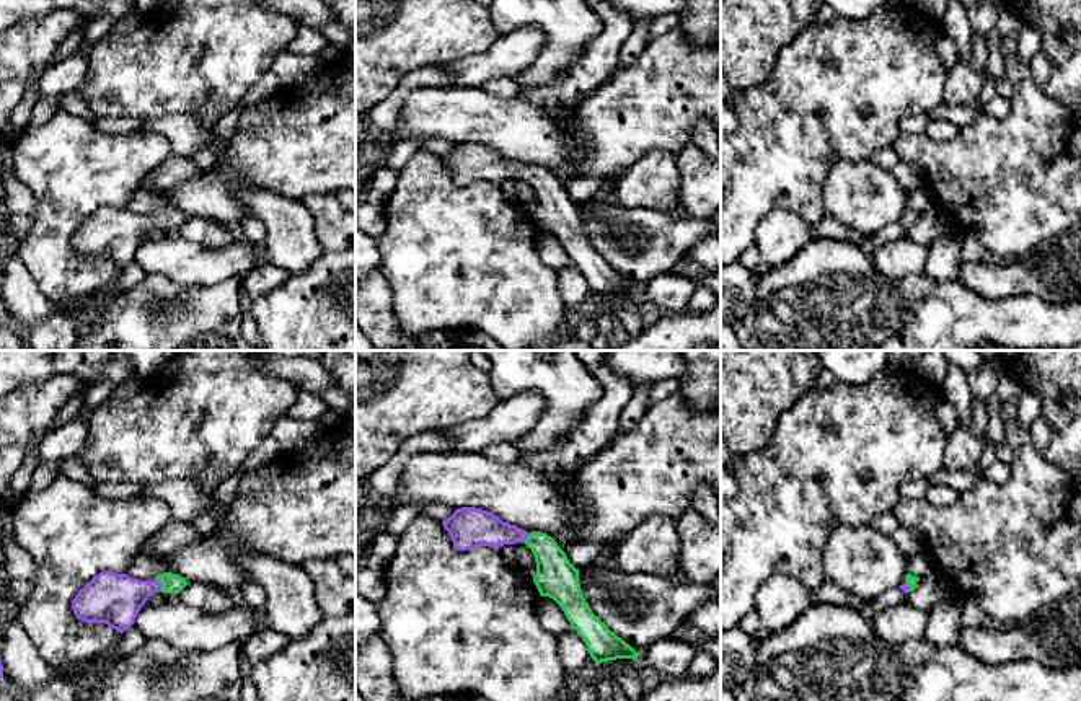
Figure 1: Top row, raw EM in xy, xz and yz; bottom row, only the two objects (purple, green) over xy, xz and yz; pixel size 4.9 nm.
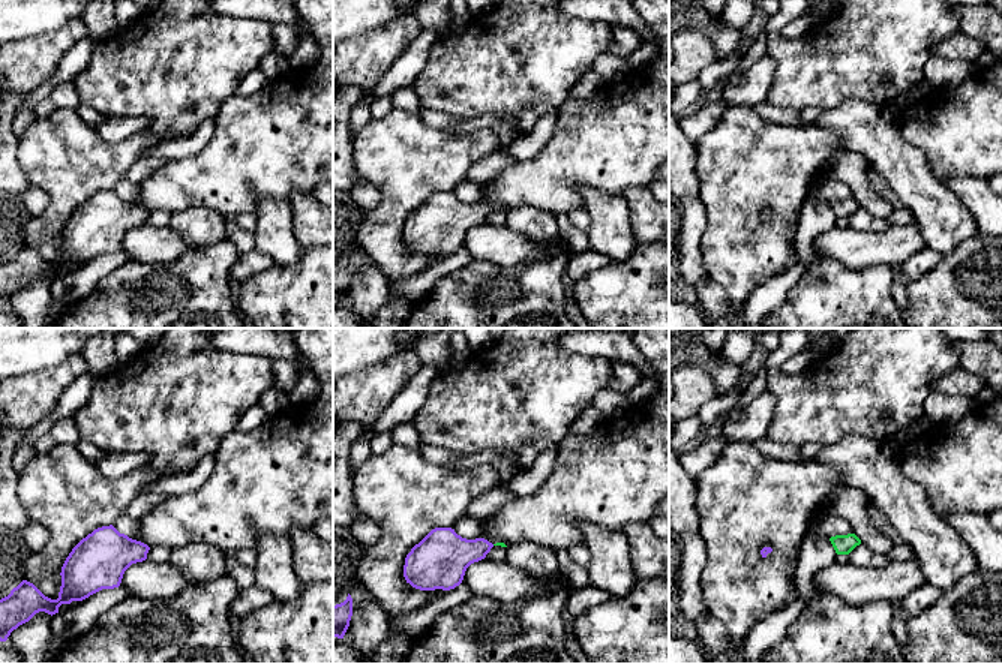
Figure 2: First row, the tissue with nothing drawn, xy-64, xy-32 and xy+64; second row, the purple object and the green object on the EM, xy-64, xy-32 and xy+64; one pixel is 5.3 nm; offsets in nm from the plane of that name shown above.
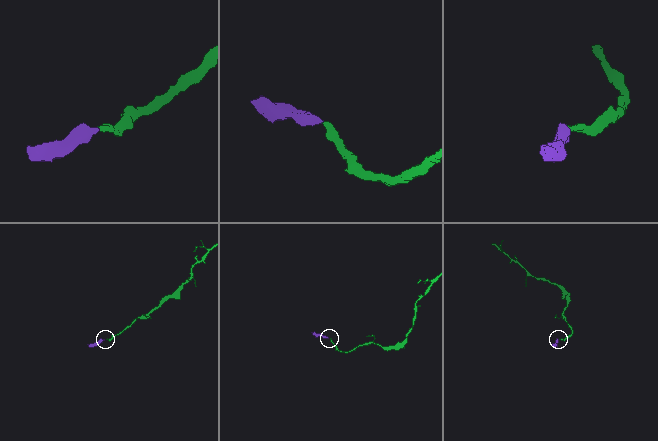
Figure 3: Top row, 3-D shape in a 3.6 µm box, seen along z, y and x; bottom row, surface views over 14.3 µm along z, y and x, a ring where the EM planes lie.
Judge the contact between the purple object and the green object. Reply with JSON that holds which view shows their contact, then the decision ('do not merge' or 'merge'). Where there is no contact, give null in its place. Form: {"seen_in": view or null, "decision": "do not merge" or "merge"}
{"seen_in": "xy", "decision": "merge"}

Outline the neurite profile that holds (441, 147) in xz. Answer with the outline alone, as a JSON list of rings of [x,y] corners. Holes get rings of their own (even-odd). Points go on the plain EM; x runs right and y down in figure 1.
[[[422,139],[419,142],[419,148],[424,148],[430,153],[439,155],[439,157],[443,157],[448,152],[452,152],[455,145],[457,145],[455,142],[443,140],[443,139]]]

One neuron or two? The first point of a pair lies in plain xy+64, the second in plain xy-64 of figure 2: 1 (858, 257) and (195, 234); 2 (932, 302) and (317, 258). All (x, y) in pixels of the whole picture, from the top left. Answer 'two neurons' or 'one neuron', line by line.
1: two neurons
2: one neuron

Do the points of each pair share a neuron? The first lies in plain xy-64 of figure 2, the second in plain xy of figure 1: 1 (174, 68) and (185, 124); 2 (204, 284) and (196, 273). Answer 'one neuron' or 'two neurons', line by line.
1: two neurons
2: two neurons

